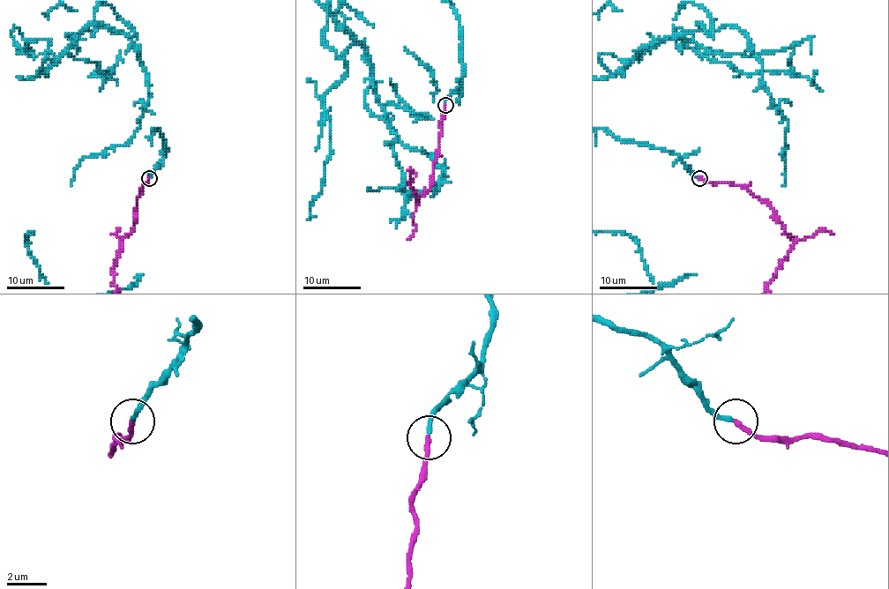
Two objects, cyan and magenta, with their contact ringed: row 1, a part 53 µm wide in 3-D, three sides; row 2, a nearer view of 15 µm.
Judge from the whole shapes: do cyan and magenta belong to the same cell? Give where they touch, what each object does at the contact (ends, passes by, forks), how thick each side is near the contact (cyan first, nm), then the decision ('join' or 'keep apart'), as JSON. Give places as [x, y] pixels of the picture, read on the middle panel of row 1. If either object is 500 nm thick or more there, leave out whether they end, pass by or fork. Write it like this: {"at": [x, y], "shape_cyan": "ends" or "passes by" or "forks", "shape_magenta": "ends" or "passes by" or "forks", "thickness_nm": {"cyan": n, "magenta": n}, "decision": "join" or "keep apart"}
{"at": [445, 105], "shape_cyan": "ends", "shape_magenta": "ends", "thickness_nm": {"cyan": 240, "magenta": 280}, "decision": "join"}

